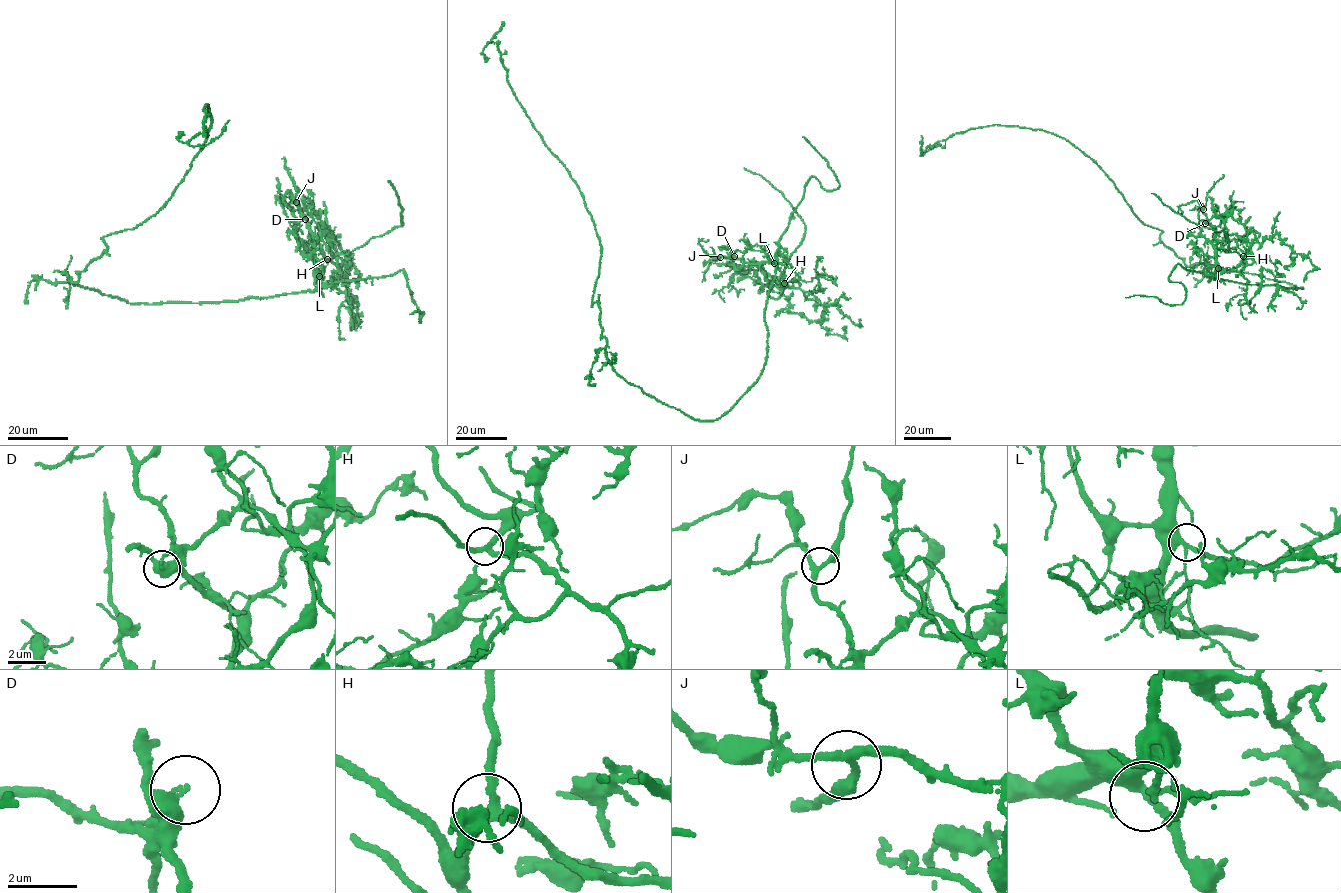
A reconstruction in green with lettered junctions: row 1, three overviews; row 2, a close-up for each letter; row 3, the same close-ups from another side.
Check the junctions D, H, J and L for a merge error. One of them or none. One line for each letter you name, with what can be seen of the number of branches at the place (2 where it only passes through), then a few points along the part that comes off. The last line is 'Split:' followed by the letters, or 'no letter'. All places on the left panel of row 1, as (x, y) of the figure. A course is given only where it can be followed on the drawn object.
D: branches 3; course (305, 219), (299, 209), (310, 214), (312, 208), (338, 270), (328, 259), (402, 227), (388, 180)
Split: D

